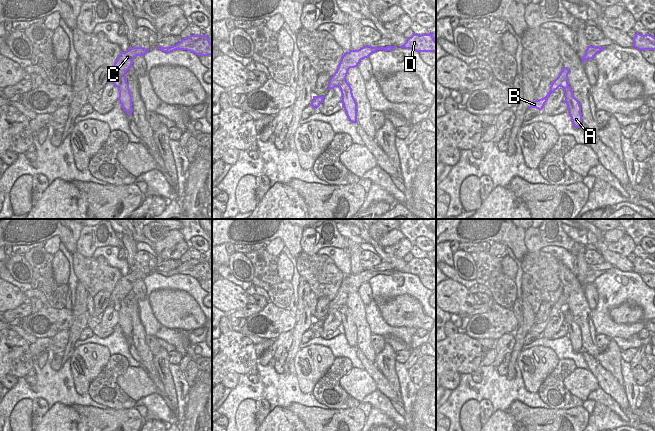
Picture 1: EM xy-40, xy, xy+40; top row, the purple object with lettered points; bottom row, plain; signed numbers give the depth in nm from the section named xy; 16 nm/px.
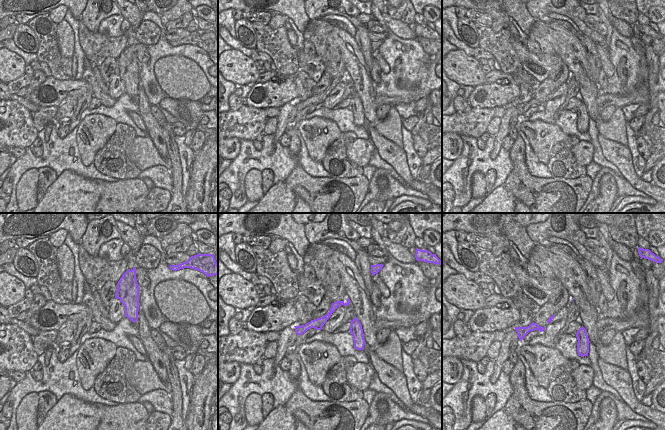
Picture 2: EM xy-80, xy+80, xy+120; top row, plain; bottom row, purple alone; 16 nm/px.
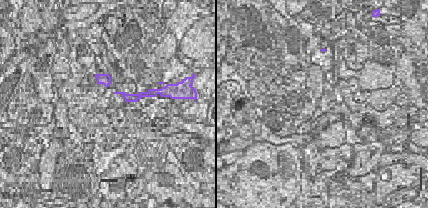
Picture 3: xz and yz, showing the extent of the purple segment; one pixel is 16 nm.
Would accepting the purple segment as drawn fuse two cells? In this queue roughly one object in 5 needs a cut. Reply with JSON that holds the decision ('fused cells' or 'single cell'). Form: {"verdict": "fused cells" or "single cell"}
{"verdict": "fused cells"}

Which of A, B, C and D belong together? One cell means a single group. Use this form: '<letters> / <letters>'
A B C / D

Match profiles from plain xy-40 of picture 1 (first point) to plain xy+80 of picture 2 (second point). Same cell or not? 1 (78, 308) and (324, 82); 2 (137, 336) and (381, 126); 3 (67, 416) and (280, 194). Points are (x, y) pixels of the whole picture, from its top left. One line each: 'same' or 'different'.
1: same
2: different
3: same

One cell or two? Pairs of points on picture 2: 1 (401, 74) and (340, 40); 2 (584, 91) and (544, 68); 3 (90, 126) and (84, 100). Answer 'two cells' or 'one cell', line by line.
1: two cells
2: two cells
3: two cells

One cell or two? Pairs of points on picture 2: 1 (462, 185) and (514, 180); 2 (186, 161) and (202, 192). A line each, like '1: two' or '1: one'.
1: two
2: two

